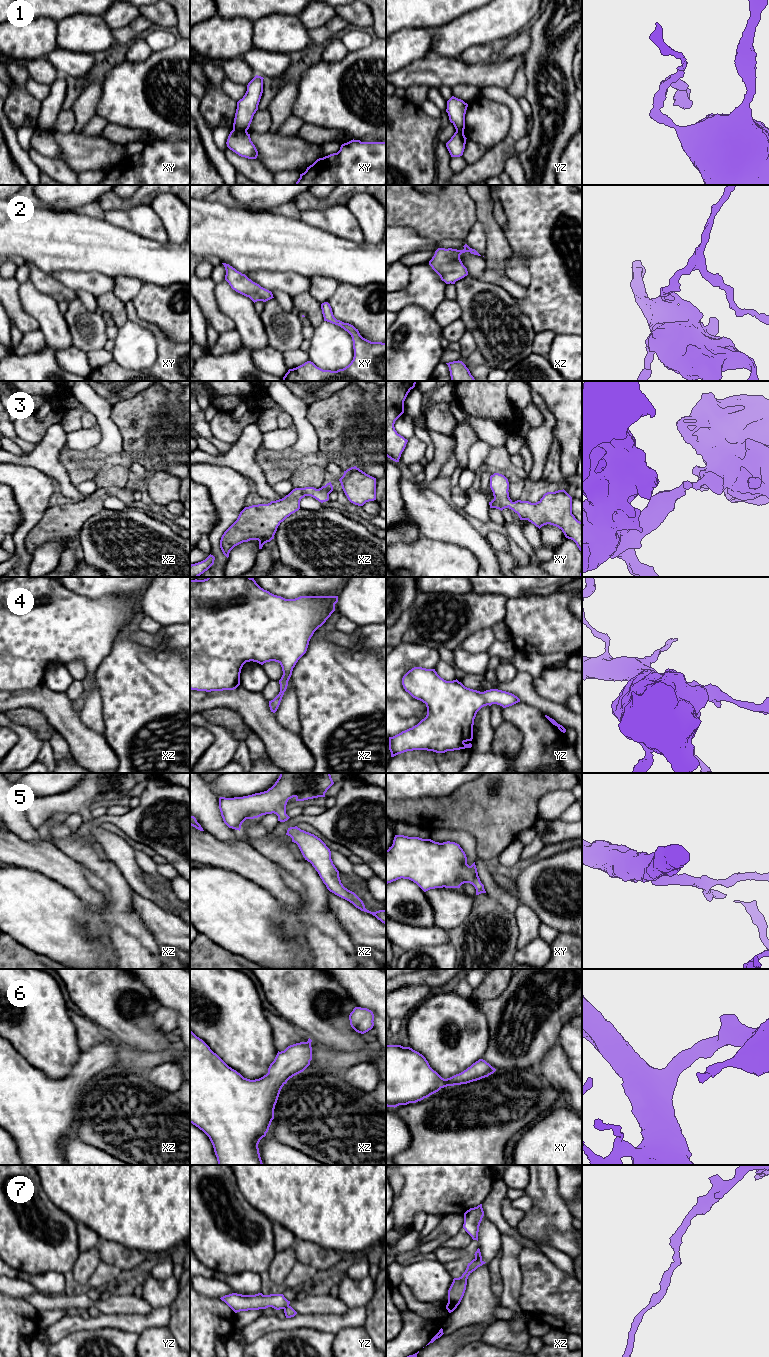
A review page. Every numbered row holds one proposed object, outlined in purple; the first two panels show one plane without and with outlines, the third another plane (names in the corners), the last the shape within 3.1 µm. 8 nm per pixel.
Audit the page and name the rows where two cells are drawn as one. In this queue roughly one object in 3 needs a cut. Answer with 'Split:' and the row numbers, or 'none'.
Split: 1, 7

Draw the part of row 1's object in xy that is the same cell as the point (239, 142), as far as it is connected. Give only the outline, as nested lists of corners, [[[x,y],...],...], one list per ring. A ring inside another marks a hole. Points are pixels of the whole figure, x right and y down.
[[[233,128],[227,139],[227,147],[241,157],[256,159],[258,151],[251,141],[247,131],[239,131]]]

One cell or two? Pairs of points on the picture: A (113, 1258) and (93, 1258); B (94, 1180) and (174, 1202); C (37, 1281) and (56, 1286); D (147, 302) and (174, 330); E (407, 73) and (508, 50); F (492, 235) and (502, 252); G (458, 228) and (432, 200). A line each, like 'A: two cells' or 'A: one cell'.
A: two cells
B: one cell
C: one cell
D: one cell
E: two cells
F: one cell
G: one cell

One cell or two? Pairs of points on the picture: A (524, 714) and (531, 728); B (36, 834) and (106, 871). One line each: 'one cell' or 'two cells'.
A: one cell
B: two cells

